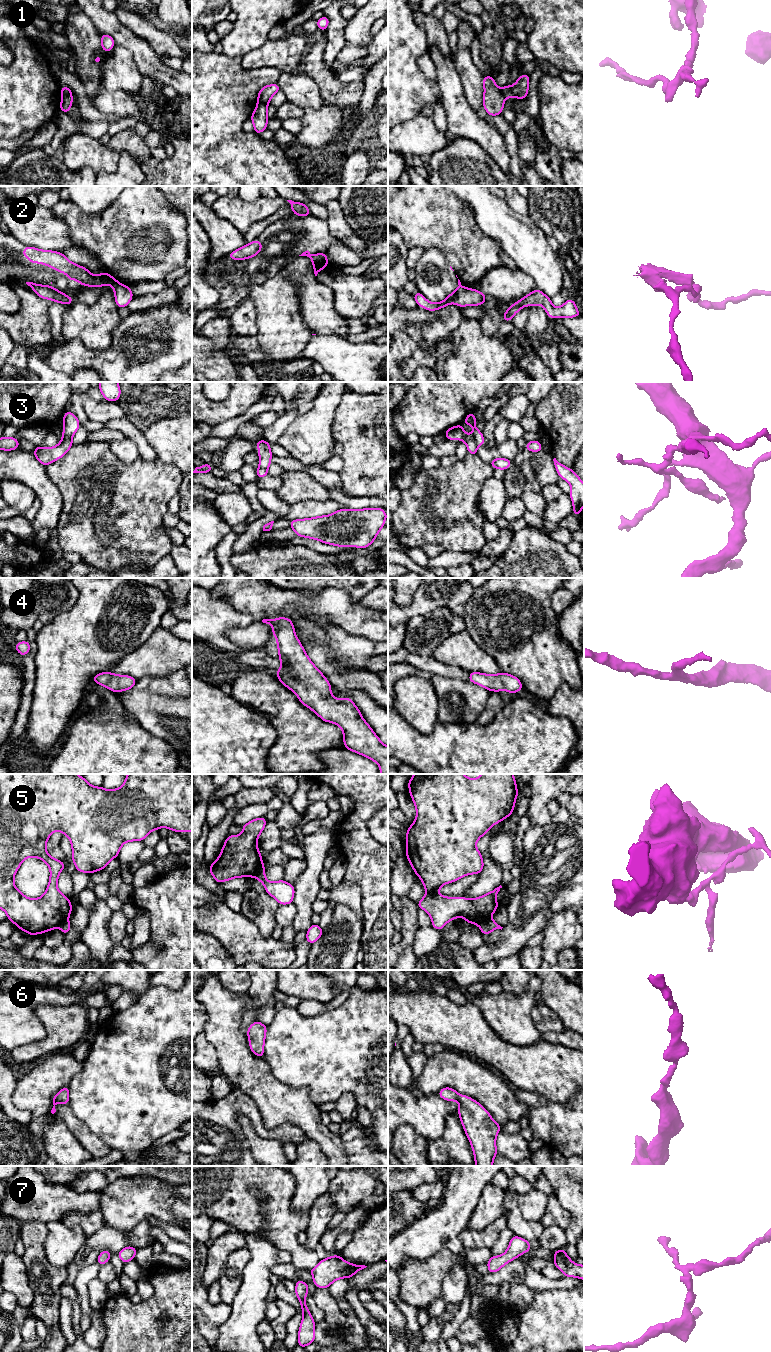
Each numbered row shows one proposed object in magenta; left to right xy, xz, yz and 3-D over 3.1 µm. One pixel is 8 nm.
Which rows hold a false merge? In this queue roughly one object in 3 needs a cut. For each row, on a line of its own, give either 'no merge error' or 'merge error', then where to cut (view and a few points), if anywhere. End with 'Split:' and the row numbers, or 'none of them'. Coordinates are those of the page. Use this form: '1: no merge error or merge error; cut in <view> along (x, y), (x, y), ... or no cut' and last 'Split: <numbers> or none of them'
1: merge error; cut in xz along (257, 102), (263, 102), (267, 105)
2: merge error; cut in xy along (120, 284), (114, 288)
3: merge error; cut in xy along (71, 436), (62, 439)
4: no merge error; no cut
5: merge error; cut in yz along (490, 917), (479, 925)
6: no merge error; no cut
7: no merge error; no cut
Split: 1, 2, 3, 5

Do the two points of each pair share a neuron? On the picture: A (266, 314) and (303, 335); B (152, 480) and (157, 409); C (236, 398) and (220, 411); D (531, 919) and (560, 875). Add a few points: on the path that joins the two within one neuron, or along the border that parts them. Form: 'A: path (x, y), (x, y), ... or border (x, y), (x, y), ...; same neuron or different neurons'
A: path (275, 321), (288, 334), (294, 334); same neuron
B: border (158, 457), (164, 461), (174, 463), (179, 468); different neurons
C: path (233, 402), (224, 410); same neuron
D: path (531, 908), (531, 904), (549, 886); same neuron

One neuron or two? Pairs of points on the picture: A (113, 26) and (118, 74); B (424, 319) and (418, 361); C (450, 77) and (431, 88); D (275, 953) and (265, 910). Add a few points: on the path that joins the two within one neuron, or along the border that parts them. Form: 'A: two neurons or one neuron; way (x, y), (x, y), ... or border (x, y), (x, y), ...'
A: two neurons; border (115, 43), (125, 47), (134, 58)
B: one neuron; way (424, 329), (424, 342), (421, 351)
C: two neurons; border (437, 82), (442, 102)
D: two neurons; border (252, 922), (264, 936), (271, 937)

